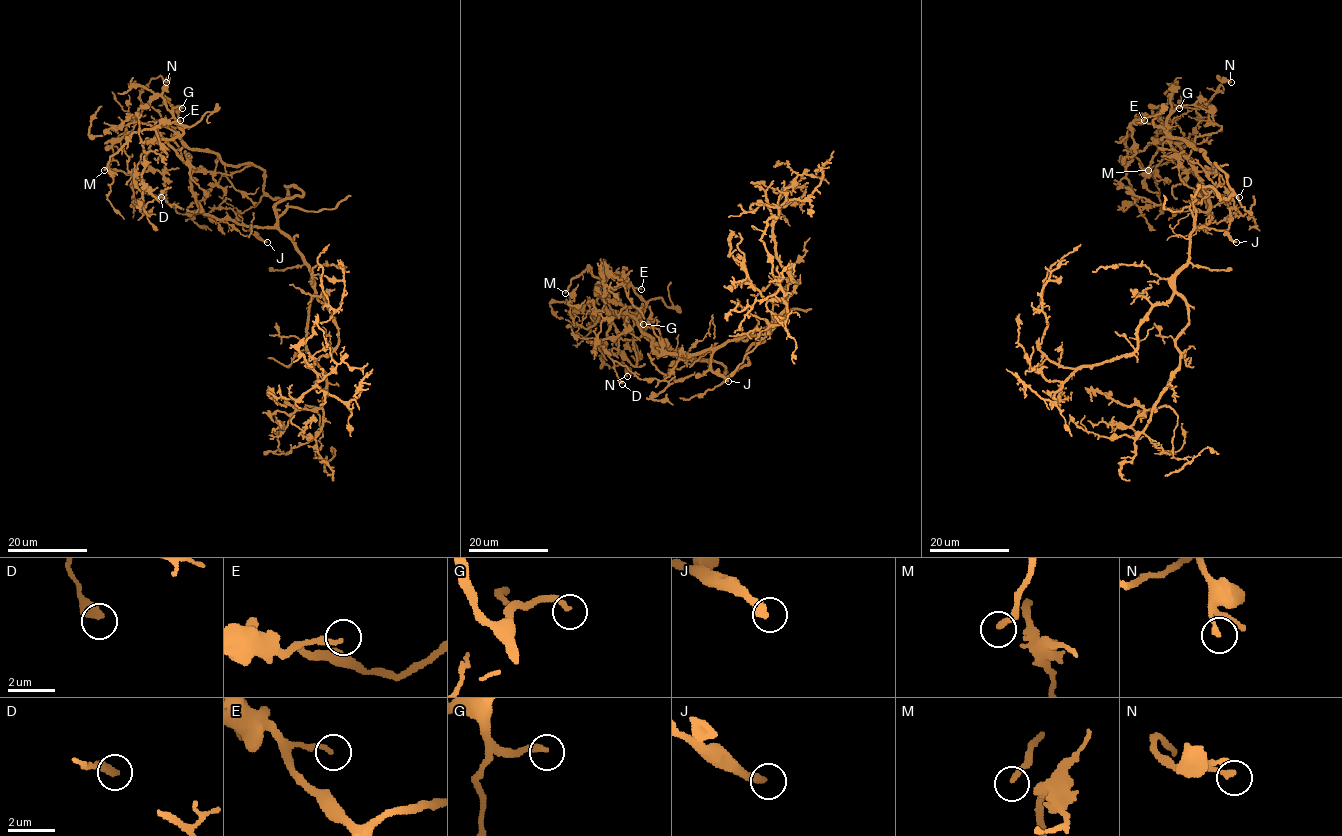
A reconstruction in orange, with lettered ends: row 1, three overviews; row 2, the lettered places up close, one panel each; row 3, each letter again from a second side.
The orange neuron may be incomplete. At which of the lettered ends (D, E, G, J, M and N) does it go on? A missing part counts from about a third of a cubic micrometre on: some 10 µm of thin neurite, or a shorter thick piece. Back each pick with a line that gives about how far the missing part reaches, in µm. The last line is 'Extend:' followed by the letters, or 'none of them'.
G: about 10 µm are missing
J: about 40 µm are missing
M: about 25 µm are missing
Extend: G, J, M

